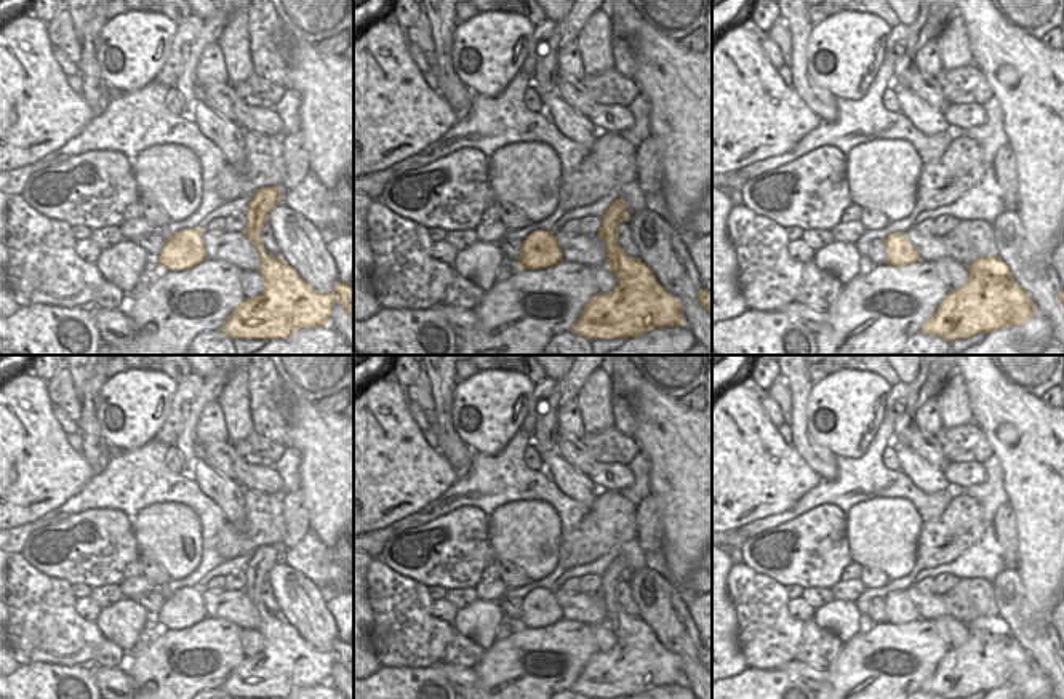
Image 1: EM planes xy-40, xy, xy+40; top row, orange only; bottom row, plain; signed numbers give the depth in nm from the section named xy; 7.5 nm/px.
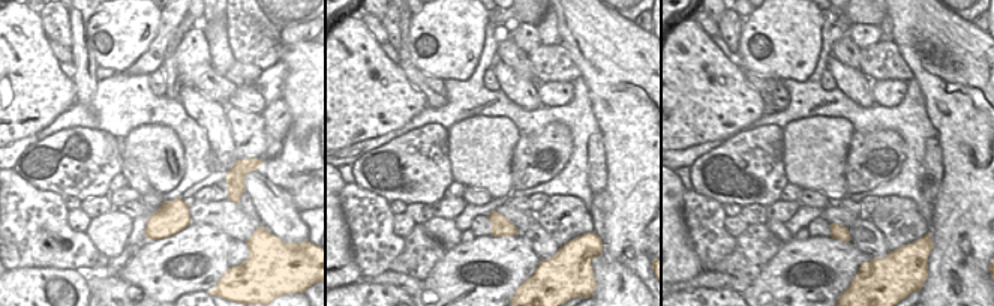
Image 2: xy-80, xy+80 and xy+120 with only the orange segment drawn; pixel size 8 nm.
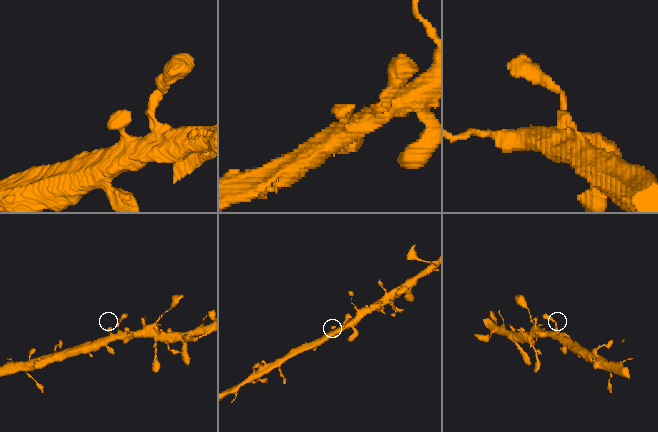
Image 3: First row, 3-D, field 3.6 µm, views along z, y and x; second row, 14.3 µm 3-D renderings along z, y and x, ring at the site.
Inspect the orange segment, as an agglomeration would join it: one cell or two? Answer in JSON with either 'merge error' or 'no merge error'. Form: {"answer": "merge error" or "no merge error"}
{"answer": "no merge error"}

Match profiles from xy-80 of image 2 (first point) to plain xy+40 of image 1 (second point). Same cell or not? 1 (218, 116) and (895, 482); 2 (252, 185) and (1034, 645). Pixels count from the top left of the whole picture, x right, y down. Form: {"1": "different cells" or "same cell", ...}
{"1": "different cells", "2": "same cell"}

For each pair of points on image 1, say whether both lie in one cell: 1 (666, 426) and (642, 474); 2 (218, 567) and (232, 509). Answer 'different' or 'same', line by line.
1: different
2: different

